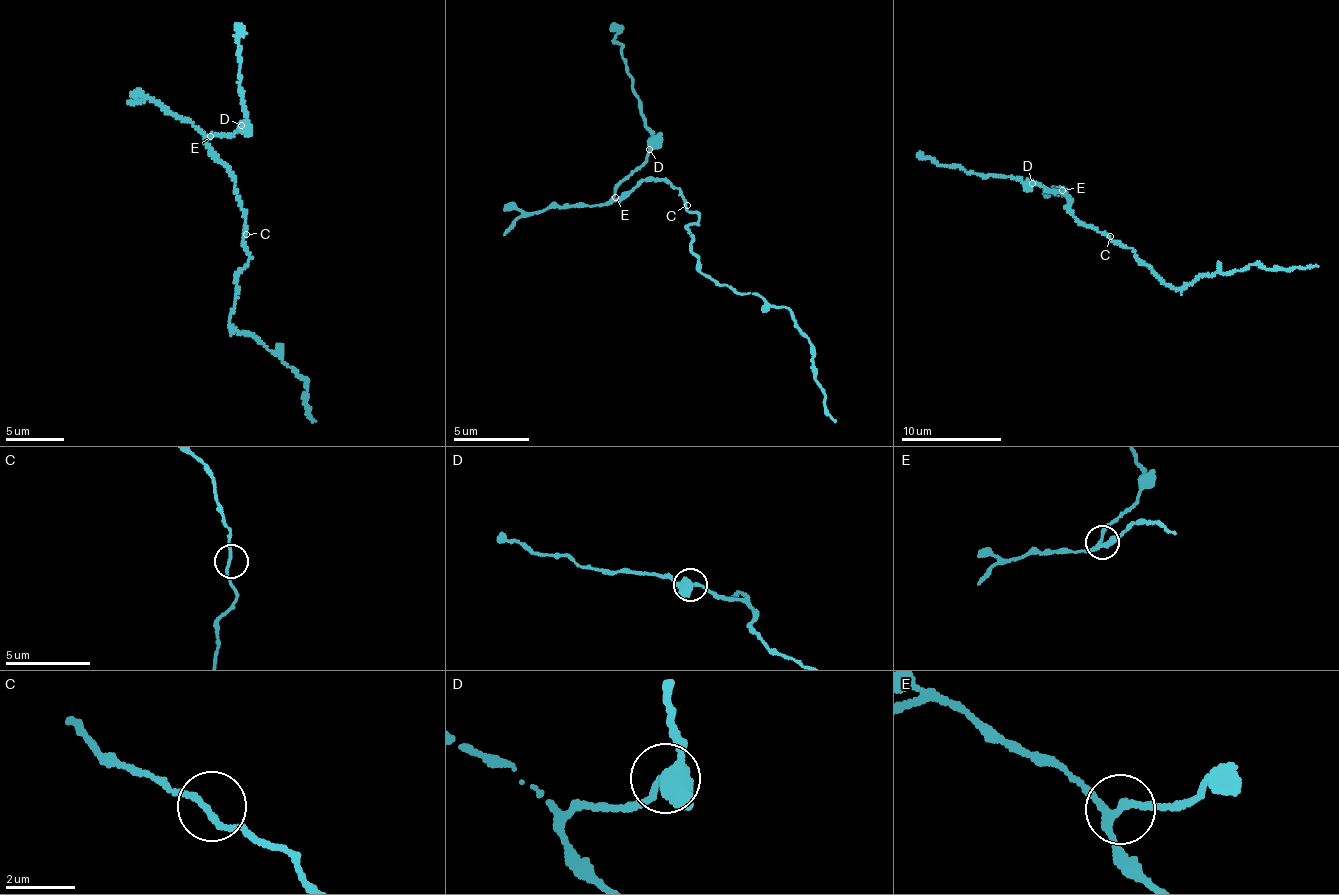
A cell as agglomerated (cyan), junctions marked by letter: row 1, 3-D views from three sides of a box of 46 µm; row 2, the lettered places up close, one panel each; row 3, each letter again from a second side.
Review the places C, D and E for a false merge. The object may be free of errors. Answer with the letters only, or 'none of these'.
none of these

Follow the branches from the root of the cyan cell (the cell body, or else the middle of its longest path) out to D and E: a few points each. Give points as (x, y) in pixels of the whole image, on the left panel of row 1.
D: (244, 233), (246, 214), (234, 193), (235, 178), (207, 140), (218, 134), (234, 132), (242, 126)
E: (244, 233), (246, 214), (234, 193), (235, 178), (230, 167), (209, 147), (207, 140), (210, 136)

